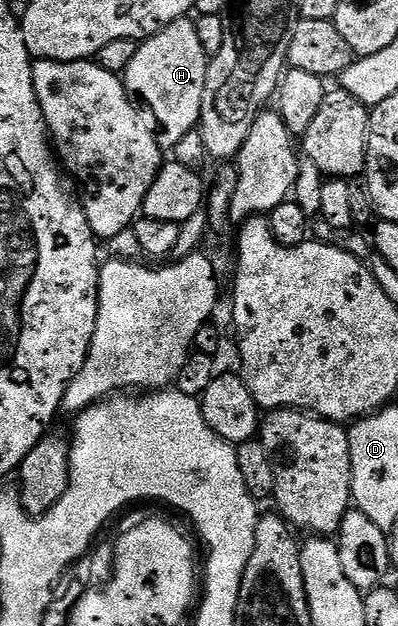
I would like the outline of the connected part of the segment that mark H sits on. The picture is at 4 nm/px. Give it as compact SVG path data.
M189 18L178 19L163 31L138 43L136 57L132 57L124 72L124 82L127 92L135 100L143 99L147 109L154 114L163 148L173 149L189 131L199 126L207 66L208 57L204 53L204 47L200 45L194 23Z

